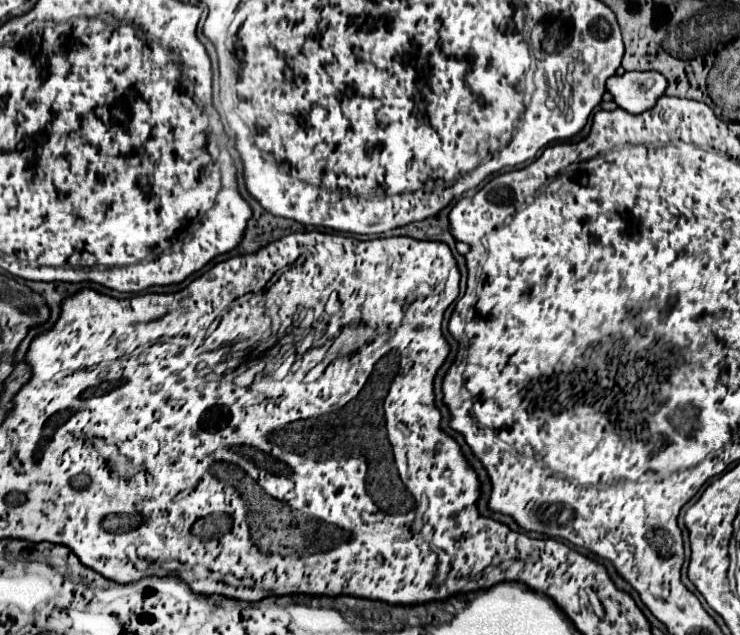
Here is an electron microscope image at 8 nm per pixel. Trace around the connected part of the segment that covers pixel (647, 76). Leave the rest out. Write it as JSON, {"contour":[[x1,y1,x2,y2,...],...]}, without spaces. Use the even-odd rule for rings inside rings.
{"contour":[[626,72,622,76,612,76,606,82,606,90,612,94,612,100,618,108,640,114,656,104,656,100,666,90,666,80,660,72],[644,84,652,84,644,88],[648,90,648,92,642,92]]}

